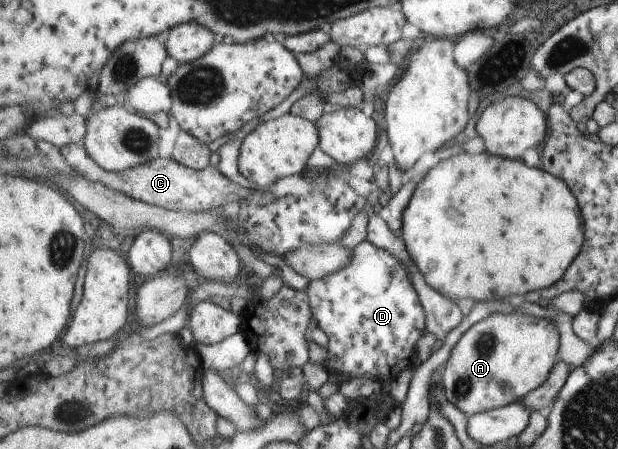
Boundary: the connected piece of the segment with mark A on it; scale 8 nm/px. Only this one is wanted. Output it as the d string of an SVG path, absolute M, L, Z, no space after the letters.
M493 312L478 321L453 348L449 361L442 365L442 384L447 399L454 403L463 413L475 414L505 407L521 402L532 391L541 387L550 377L554 367L559 363L561 335L558 325L550 317L511 312Z

